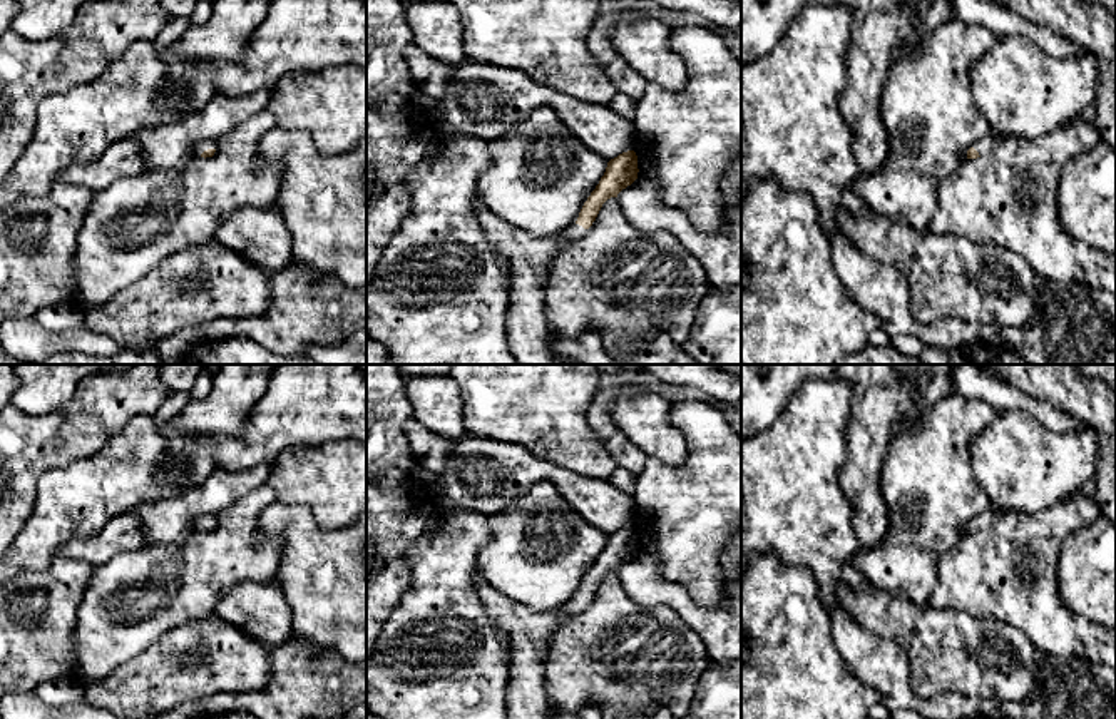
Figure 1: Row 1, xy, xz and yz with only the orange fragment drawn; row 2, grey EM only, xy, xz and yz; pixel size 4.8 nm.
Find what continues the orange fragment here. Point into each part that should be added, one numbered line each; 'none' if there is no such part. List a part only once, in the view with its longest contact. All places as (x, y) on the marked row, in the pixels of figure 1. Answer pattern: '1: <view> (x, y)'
1: xy (201, 146)

